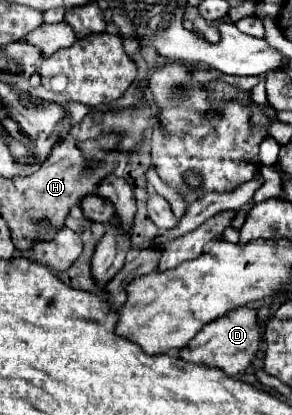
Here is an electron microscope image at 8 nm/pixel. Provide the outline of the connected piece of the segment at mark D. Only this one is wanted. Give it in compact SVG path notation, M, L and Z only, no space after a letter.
M236 308L228 312L226 316L218 318L216 322L210 322L204 326L188 346L184 346L178 356L184 358L190 364L200 364L200 366L210 366L210 368L220 368L228 376L238 376L244 372L250 362L254 360L260 344L260 324L256 322L256 308Z

